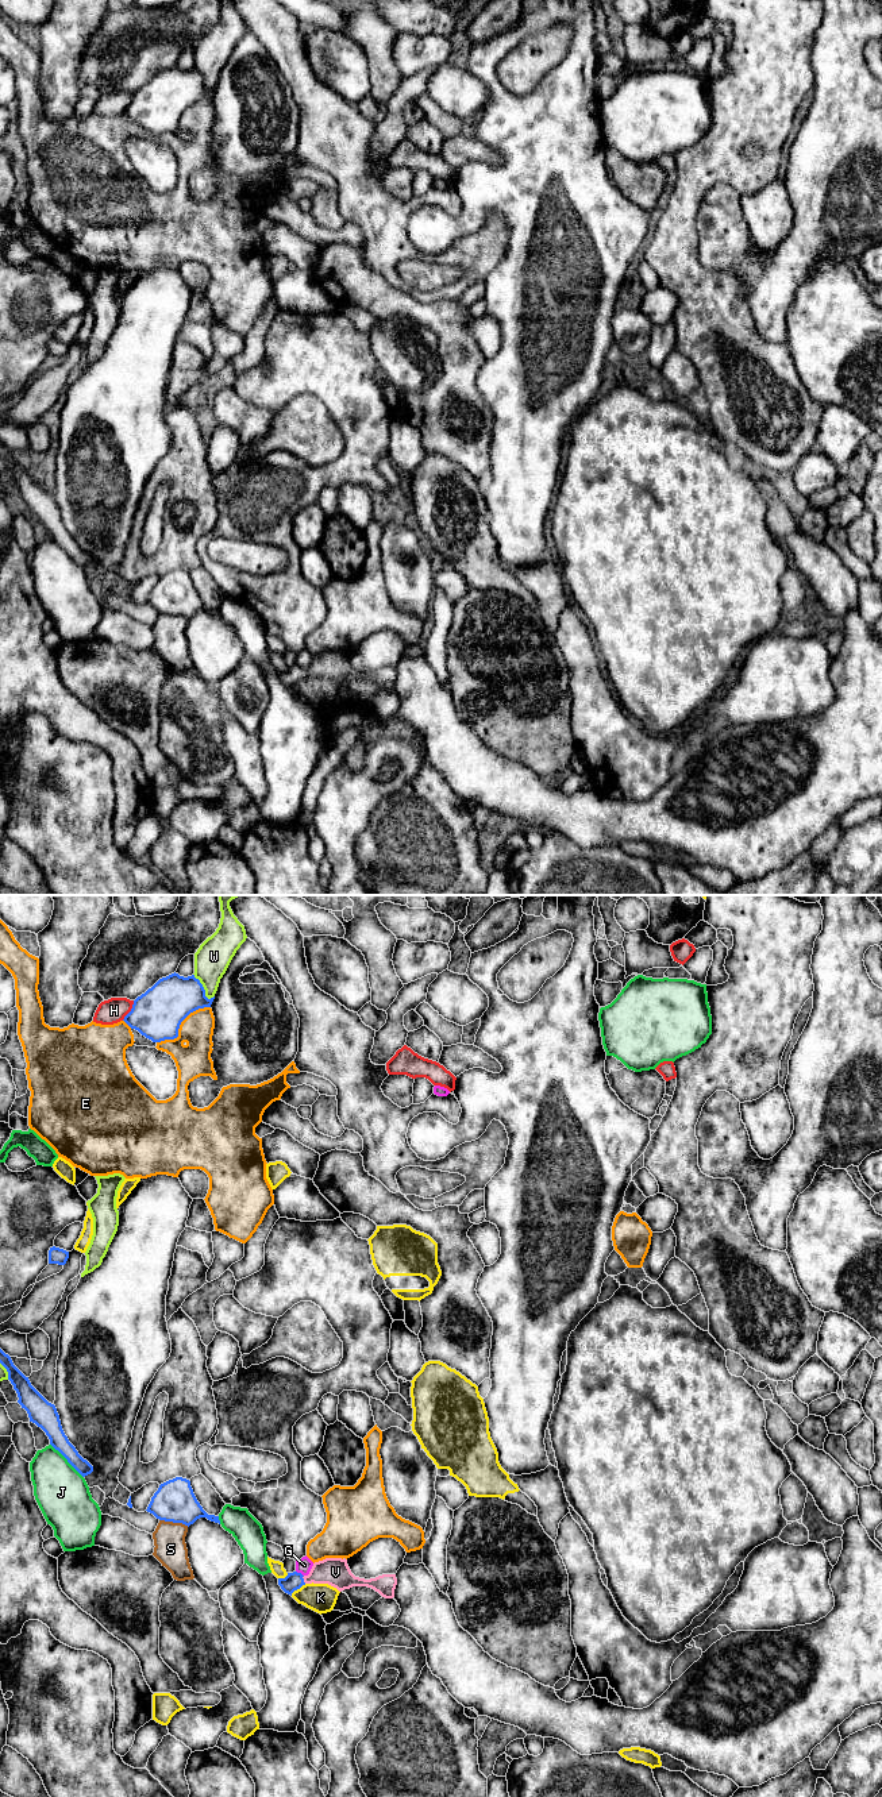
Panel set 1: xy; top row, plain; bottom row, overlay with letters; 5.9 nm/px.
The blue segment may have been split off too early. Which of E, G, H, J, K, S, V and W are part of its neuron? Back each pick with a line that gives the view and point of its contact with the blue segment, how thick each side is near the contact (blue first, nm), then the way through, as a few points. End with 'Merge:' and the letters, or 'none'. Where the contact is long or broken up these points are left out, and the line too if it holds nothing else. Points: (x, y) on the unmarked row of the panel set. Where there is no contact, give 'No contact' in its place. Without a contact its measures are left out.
V: Touches blue at xy (303, 673). Thickness 110 nm (blue) against 170 nm. Path across: xy (293, 674), (303, 673), (322, 664), (335, 664)
Merge: V

